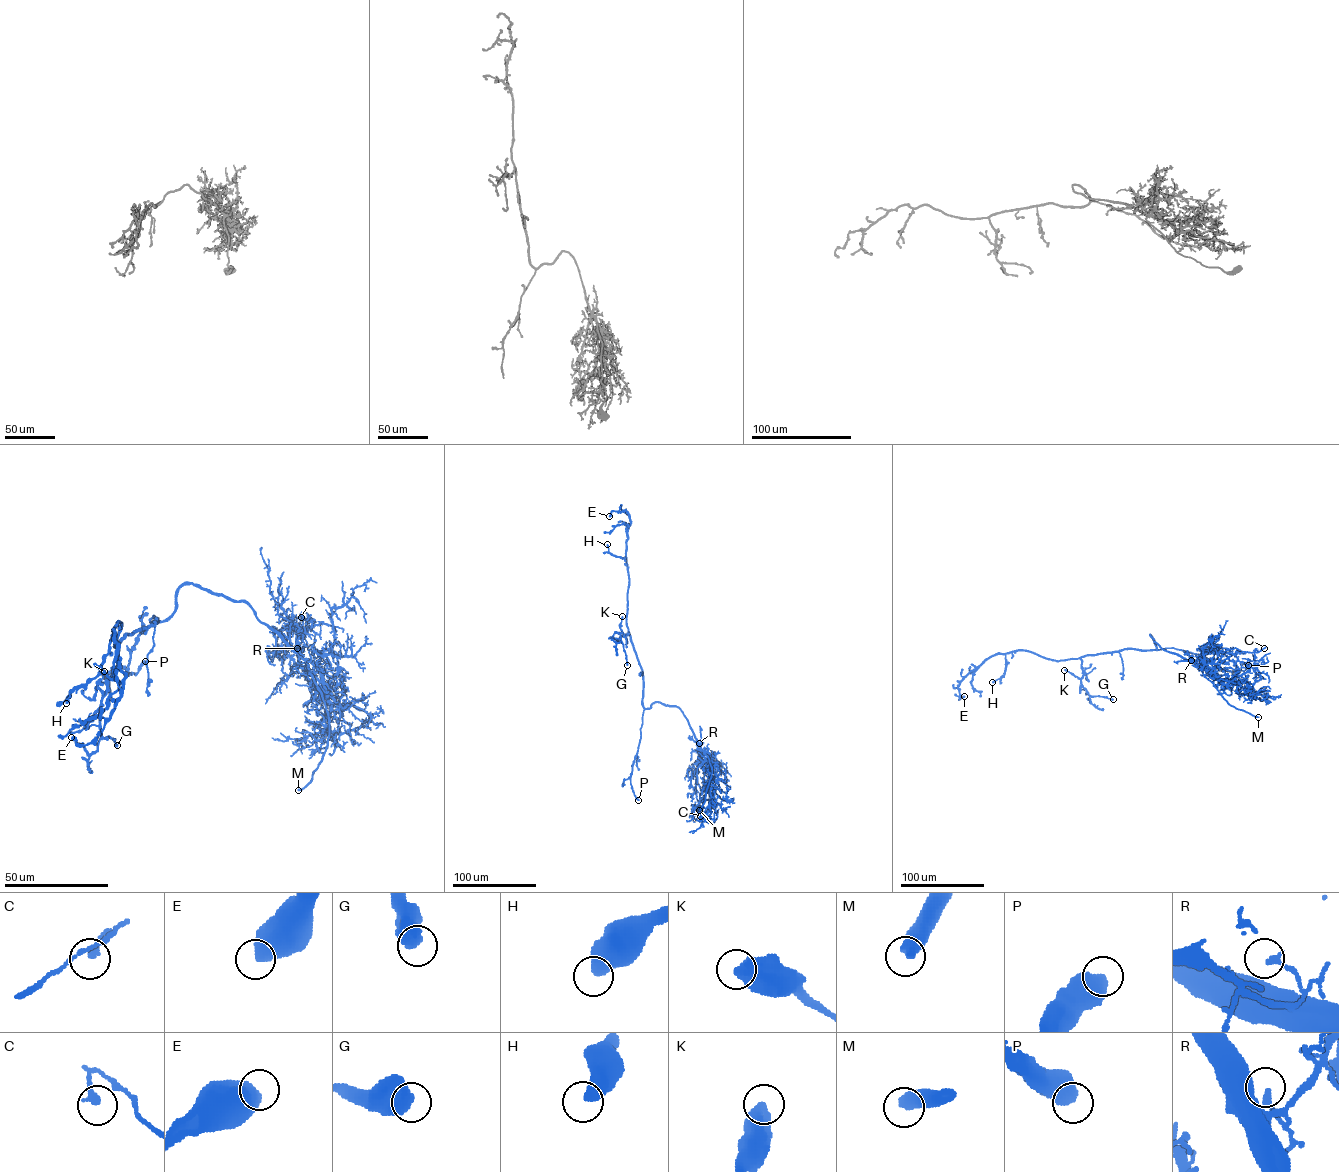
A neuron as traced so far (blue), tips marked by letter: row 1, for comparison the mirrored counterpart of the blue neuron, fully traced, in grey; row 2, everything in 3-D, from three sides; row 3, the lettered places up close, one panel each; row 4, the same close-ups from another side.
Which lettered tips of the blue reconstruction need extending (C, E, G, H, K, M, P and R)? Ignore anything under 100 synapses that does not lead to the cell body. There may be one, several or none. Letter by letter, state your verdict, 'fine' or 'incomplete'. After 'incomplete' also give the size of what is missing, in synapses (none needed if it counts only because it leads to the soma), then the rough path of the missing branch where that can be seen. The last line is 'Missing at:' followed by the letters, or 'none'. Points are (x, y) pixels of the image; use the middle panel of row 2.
C: fine
E: fine
G: fine
H: fine
K: fine
M: incomplete; missing branch runs (699, 810), (695, 820), (687, 823)
P: fine
R: fine
Missing at: M

